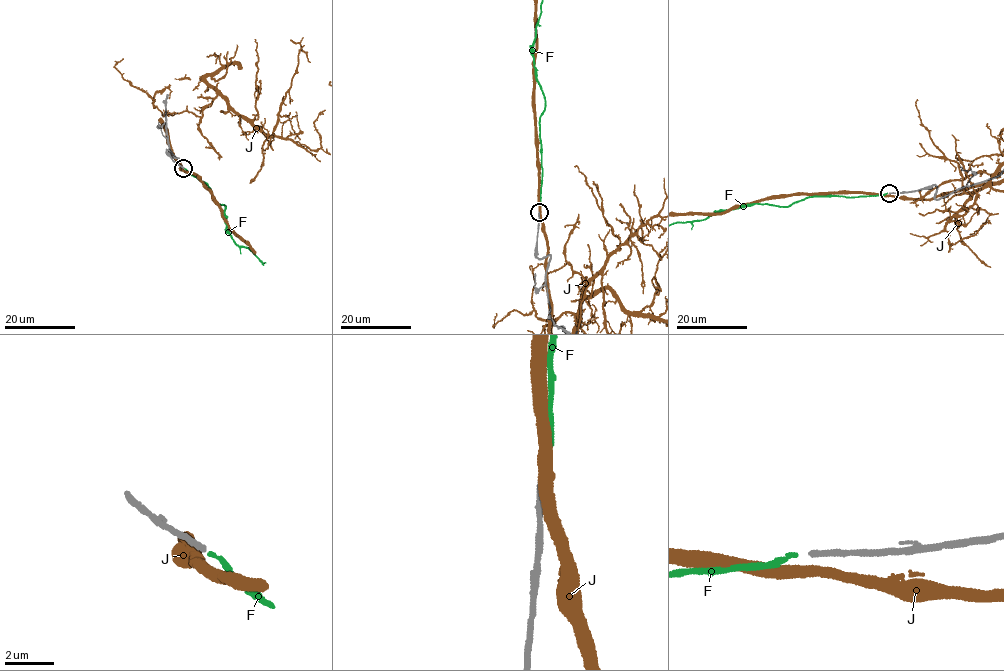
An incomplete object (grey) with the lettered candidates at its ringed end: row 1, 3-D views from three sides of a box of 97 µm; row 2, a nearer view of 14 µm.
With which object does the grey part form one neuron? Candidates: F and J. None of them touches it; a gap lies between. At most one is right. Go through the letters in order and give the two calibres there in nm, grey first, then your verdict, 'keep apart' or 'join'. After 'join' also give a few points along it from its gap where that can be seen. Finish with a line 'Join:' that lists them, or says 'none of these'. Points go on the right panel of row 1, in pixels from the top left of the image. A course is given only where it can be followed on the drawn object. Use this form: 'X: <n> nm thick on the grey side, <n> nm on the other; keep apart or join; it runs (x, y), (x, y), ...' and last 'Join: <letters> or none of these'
F: 220 nm thick on the grey side, 160 nm on the other; join
J: 220 nm thick on the grey side, 440 nm on the other; keep apart
Join: F

